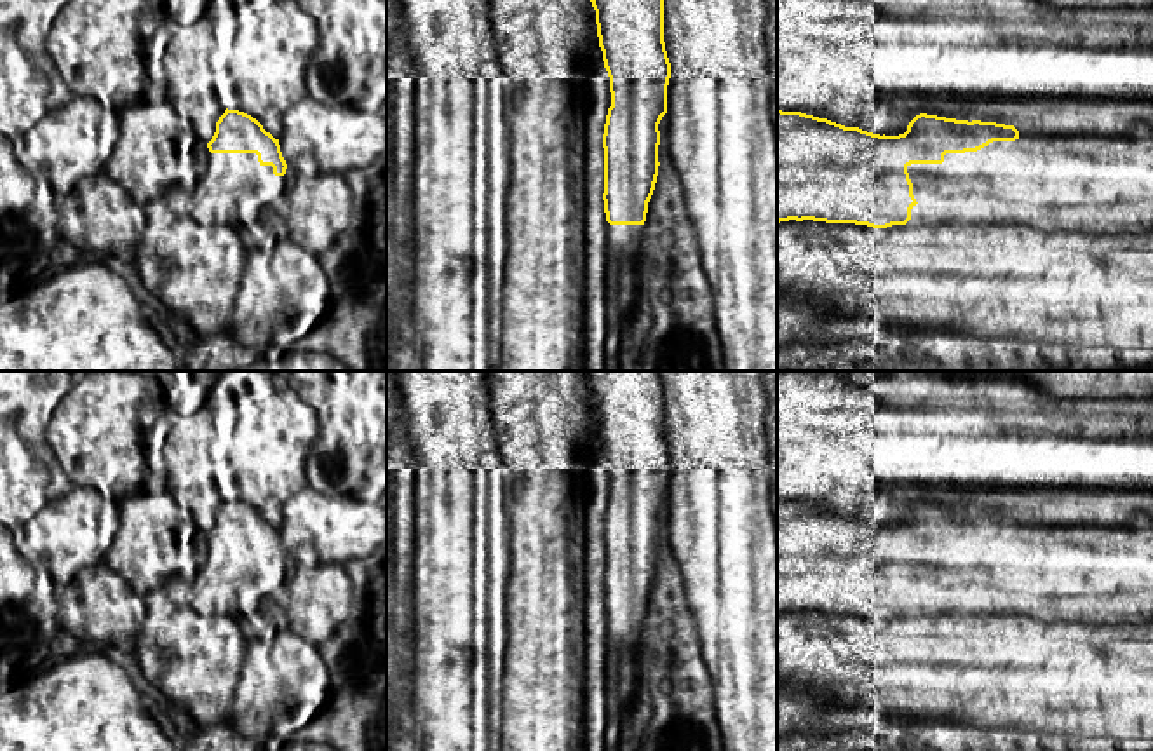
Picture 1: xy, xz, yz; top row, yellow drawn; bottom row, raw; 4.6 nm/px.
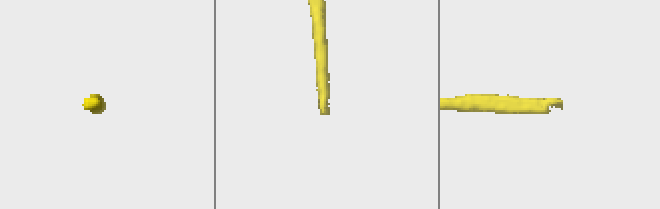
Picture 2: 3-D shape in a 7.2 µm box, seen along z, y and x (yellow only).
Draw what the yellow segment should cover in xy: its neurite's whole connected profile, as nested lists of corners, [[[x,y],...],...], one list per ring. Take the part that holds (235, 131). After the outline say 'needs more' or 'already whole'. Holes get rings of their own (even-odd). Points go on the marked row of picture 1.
[[[226,108],[209,143],[183,127],[174,153],[174,186],[193,195],[195,221],[254,230],[256,249],[273,258],[277,246],[289,239],[291,169],[279,139],[251,115]]]; needs more

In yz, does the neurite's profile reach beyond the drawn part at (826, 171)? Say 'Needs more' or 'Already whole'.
Needs more

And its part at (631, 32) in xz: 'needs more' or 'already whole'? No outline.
needs more

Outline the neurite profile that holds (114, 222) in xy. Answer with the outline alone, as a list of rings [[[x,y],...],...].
[[[105,173],[84,178],[75,197],[84,220],[82,244],[91,258],[115,256],[132,263],[146,227],[145,207]]]

